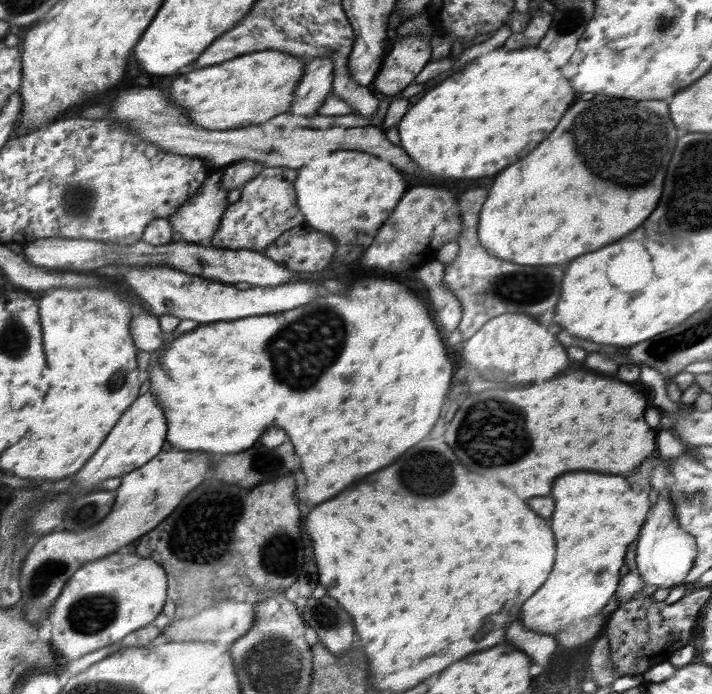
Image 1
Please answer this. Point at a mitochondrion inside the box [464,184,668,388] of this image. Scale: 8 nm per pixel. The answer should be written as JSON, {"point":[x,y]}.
{"point":[519,288]}

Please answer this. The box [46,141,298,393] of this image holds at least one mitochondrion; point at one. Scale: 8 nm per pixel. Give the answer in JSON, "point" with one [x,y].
{"point":[79,203]}

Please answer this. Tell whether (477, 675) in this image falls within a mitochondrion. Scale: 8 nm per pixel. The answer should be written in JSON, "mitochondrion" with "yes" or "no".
{"mitochondrion":"no"}

